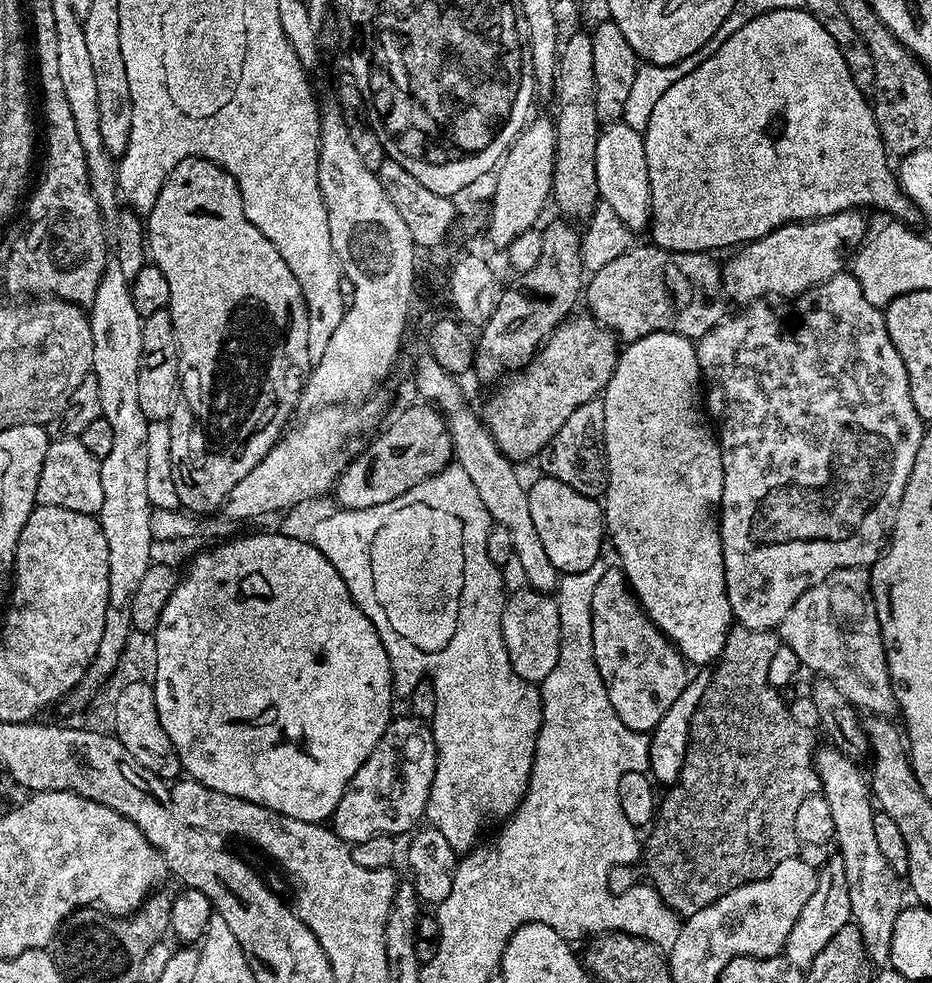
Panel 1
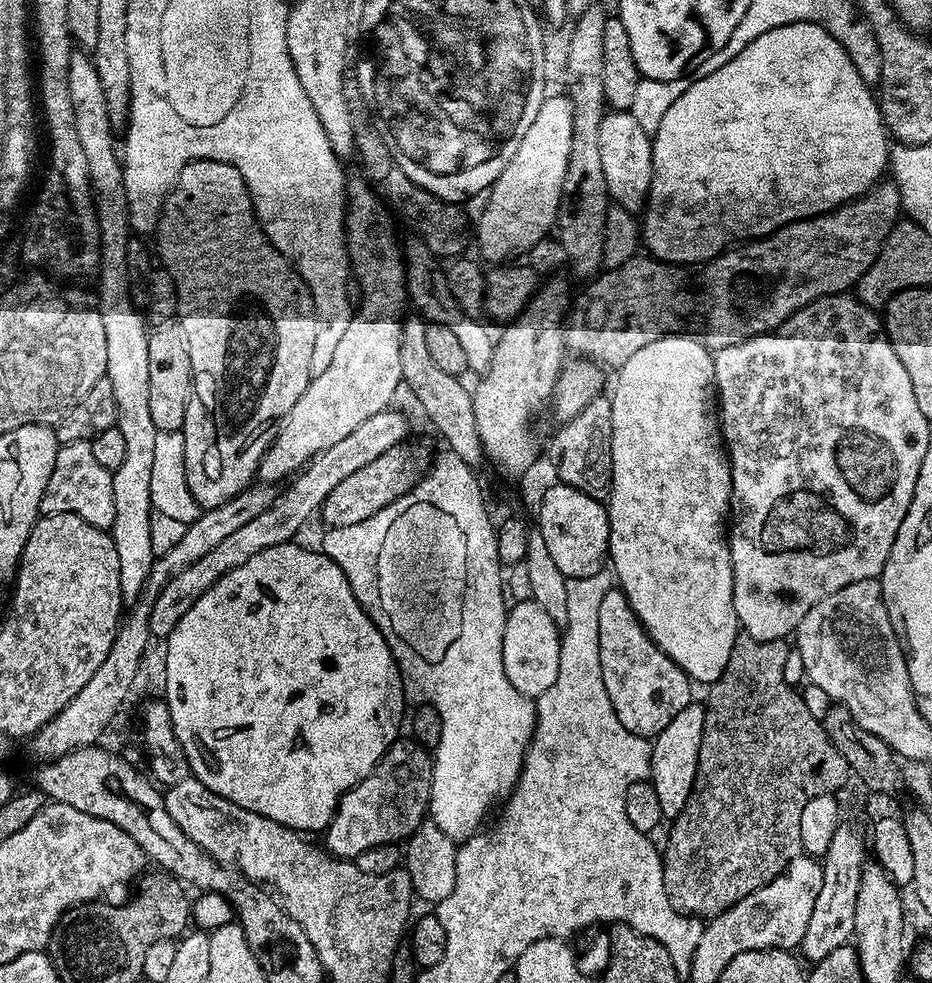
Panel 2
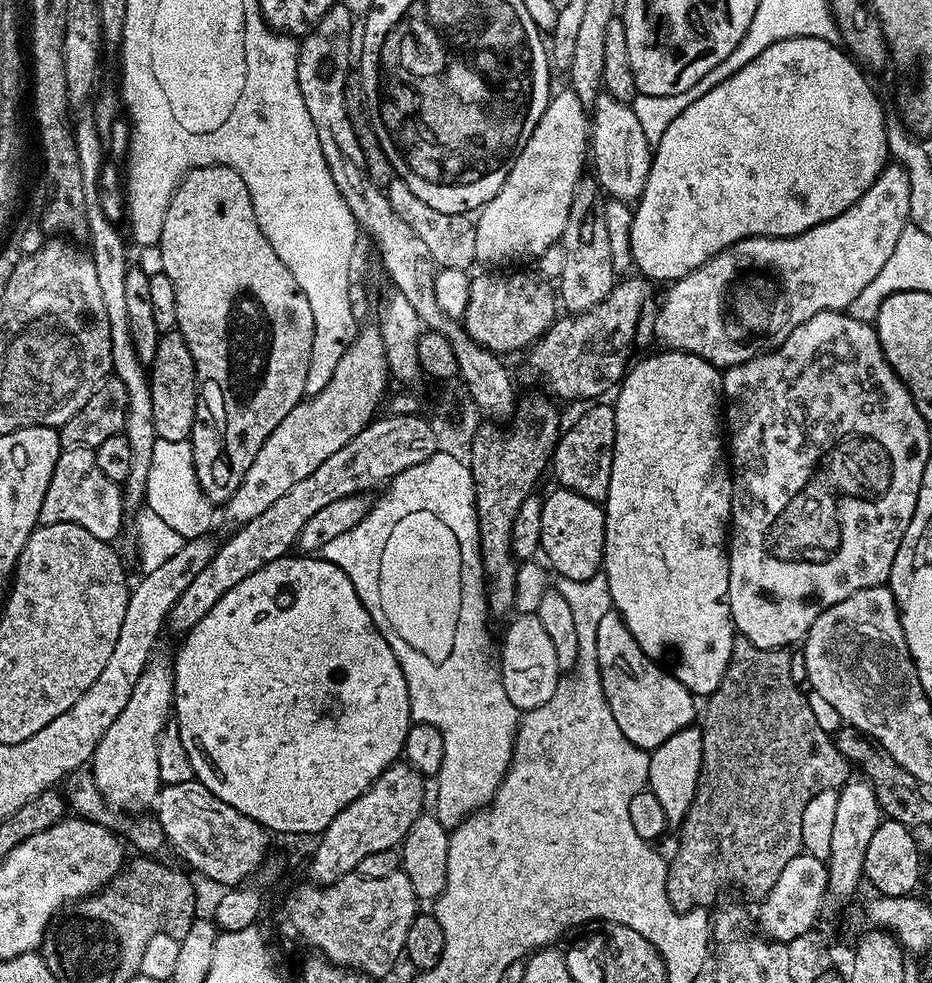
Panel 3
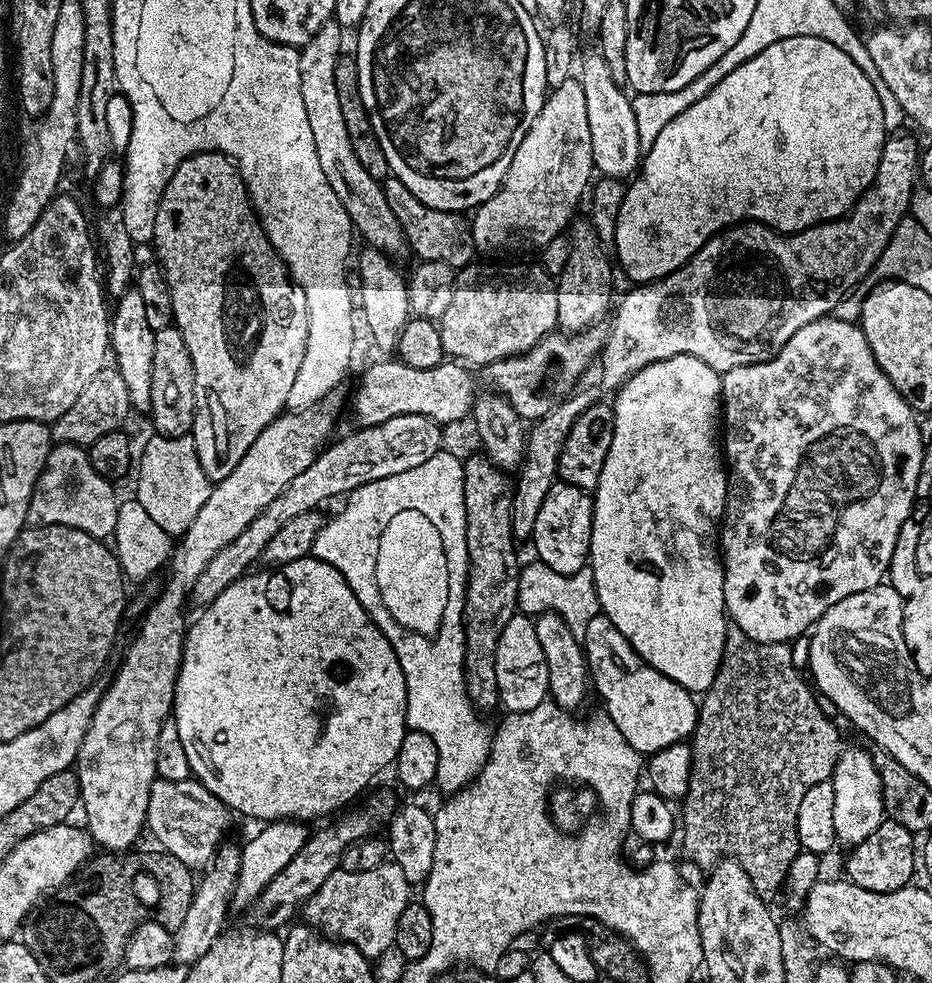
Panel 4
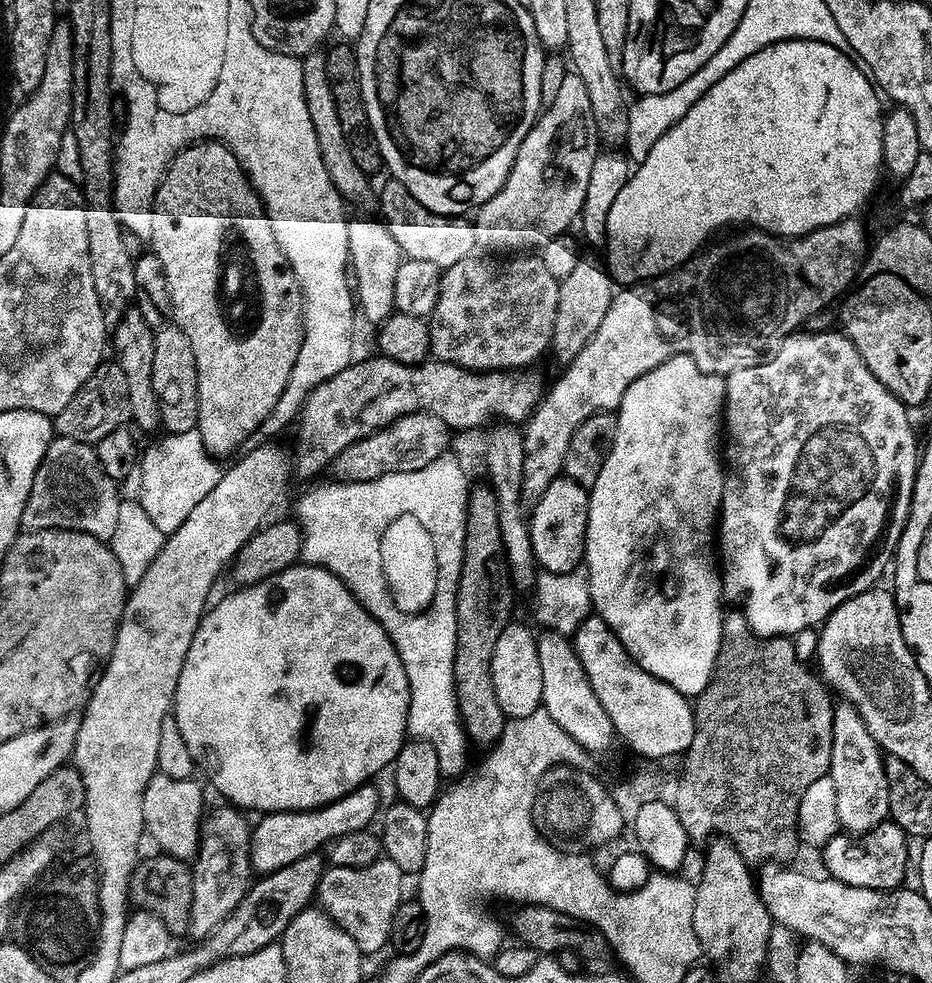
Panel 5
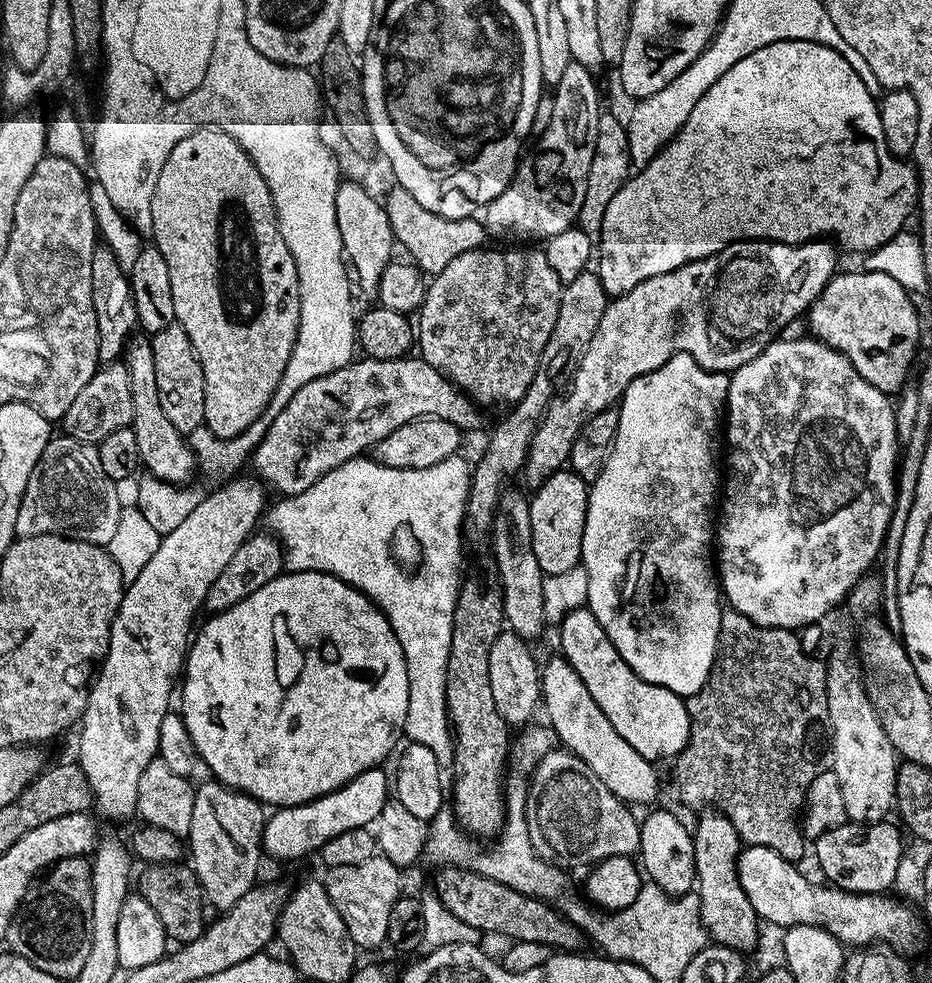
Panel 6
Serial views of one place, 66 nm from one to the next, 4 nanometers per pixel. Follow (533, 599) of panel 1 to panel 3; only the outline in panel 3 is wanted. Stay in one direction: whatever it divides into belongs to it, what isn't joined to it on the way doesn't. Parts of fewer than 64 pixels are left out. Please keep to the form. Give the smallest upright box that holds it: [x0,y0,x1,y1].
[498,613,562,710]

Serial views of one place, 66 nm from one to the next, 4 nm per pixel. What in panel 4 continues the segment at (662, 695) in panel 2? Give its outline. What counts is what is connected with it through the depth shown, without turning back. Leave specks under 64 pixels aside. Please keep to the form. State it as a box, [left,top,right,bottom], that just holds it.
[583,614,698,754]

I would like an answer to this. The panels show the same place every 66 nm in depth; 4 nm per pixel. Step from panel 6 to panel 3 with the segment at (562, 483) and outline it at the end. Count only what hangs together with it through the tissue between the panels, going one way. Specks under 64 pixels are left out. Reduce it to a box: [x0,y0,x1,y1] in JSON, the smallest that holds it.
[540,487,604,580]

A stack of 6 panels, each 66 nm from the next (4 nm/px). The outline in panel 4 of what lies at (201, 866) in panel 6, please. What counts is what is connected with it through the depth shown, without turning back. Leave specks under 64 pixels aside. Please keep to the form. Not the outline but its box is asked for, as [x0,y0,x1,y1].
[174,843,241,966]

